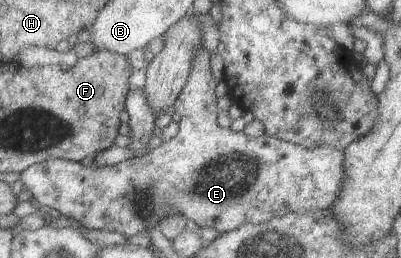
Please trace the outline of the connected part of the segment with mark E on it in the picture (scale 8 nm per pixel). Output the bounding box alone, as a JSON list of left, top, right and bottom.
[19,46,344,238]

